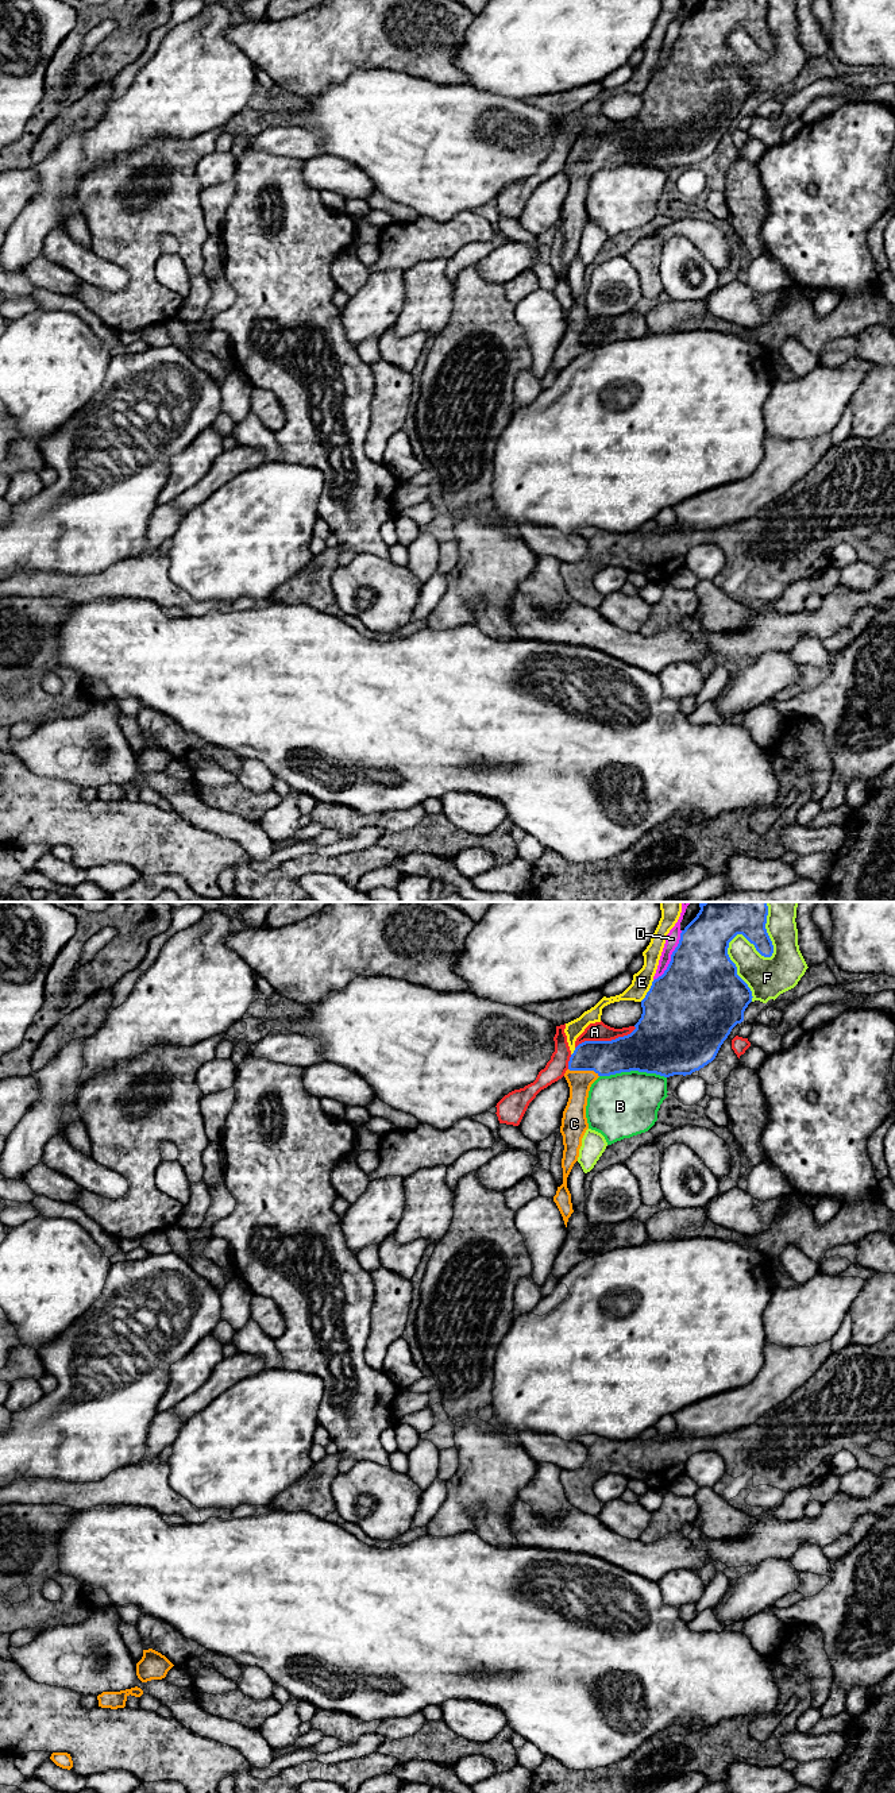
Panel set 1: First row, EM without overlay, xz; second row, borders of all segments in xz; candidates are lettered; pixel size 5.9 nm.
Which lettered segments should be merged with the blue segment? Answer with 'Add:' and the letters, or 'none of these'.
Add: C

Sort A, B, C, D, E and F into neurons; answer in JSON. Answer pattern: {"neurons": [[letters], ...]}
{"neurons": [["A"], ["B"], ["C"], ["D"], ["E"], ["F"]]}

